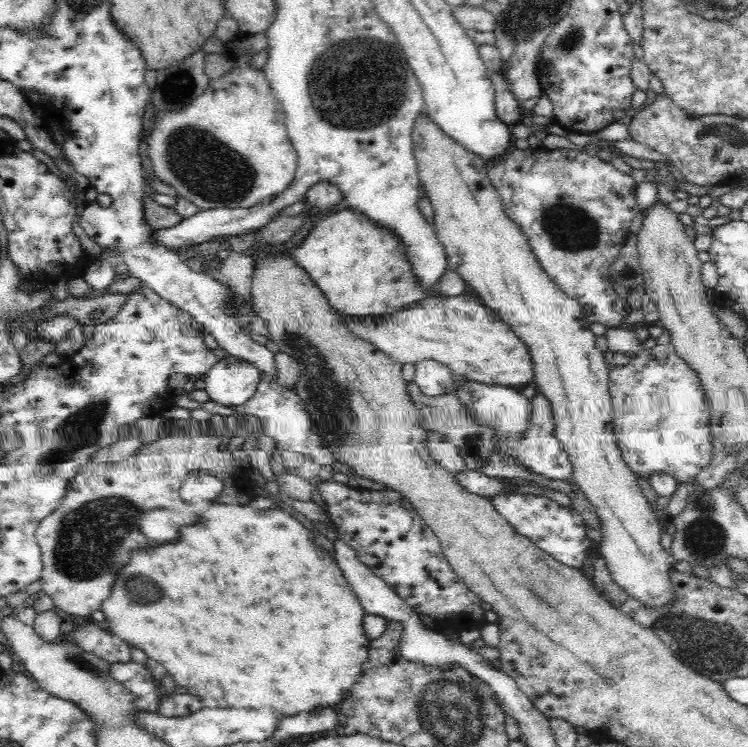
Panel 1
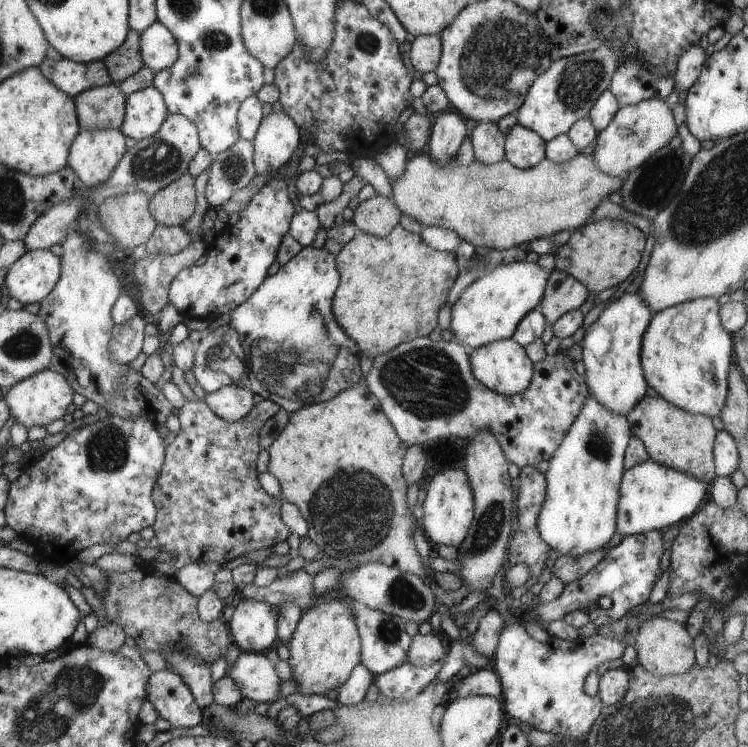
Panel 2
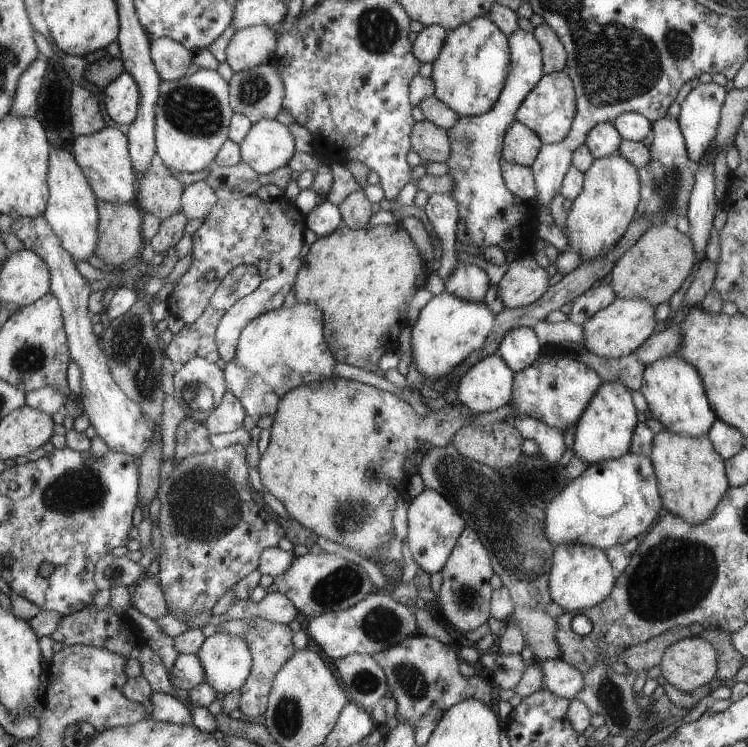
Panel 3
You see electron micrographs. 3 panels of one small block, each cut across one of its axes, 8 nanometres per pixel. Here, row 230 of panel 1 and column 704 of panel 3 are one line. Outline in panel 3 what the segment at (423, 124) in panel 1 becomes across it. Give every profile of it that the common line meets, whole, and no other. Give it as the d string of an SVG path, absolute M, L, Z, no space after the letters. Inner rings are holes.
M663 430L655 434L650 458L658 474L666 512L681 516L688 524L699 525L710 519L731 487L725 460L707 435L691 437Z

